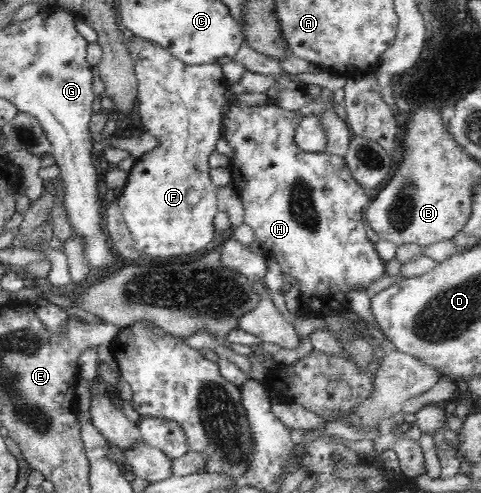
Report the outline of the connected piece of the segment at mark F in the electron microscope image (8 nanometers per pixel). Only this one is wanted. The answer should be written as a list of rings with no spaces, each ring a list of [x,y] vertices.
[[[133,34],[133,40],[126,40],[127,51],[131,55],[131,61],[133,61],[133,67],[135,67],[135,76],[138,81],[138,108],[141,117],[141,124],[144,127],[144,131],[149,132],[151,135],[159,139],[160,143],[158,147],[155,147],[151,152],[144,154],[141,158],[137,158],[133,168],[128,172],[128,179],[126,185],[121,189],[121,193],[117,196],[117,205],[123,213],[123,220],[127,225],[127,228],[132,234],[135,249],[140,253],[150,254],[151,256],[160,256],[161,258],[167,258],[171,256],[179,256],[181,254],[191,254],[199,250],[203,251],[212,246],[213,234],[216,232],[216,228],[213,224],[215,215],[219,212],[217,208],[217,187],[211,183],[211,177],[209,175],[209,155],[215,150],[215,143],[217,140],[223,137],[223,117],[228,109],[228,106],[237,101],[237,95],[231,93],[231,83],[225,78],[223,74],[222,65],[218,64],[185,64],[181,62],[176,56],[173,56],[169,49],[163,48],[156,42],[145,40],[142,36]]]

